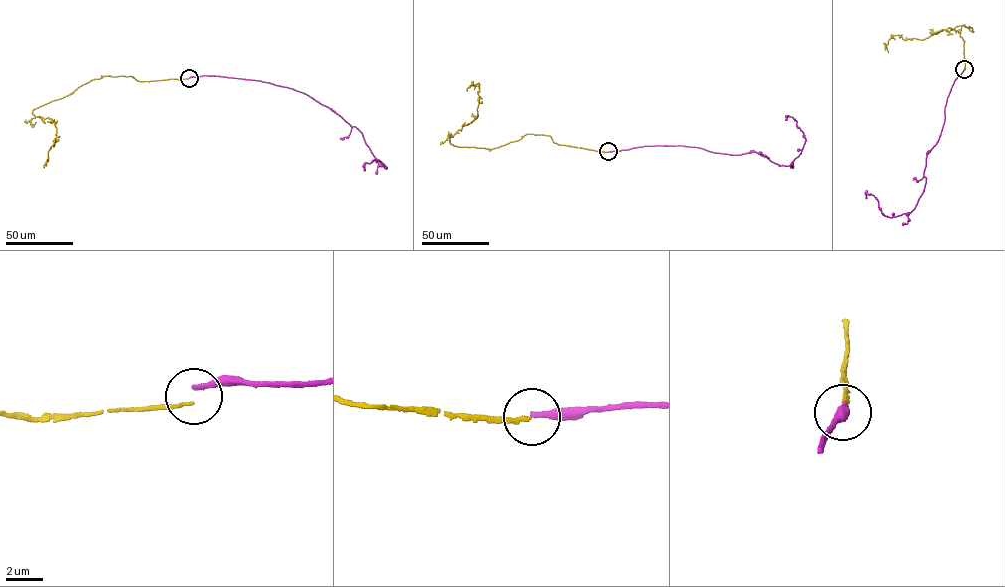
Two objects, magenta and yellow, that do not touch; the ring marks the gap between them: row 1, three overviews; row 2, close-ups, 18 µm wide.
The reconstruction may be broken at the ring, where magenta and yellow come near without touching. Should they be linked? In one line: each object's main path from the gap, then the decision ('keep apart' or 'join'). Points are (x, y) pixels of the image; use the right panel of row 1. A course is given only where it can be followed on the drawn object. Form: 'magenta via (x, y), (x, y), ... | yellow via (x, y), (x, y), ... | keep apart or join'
magenta via (964, 68), (948, 97), (938, 141), (927, 155), (925, 187), (916, 206), (890, 217), (867, 192), (866, 198) | yellow via (964, 69), (960, 28), (969, 26), (973, 30), (960, 25), (923, 39), (891, 34), (888, 52) | keep apart

